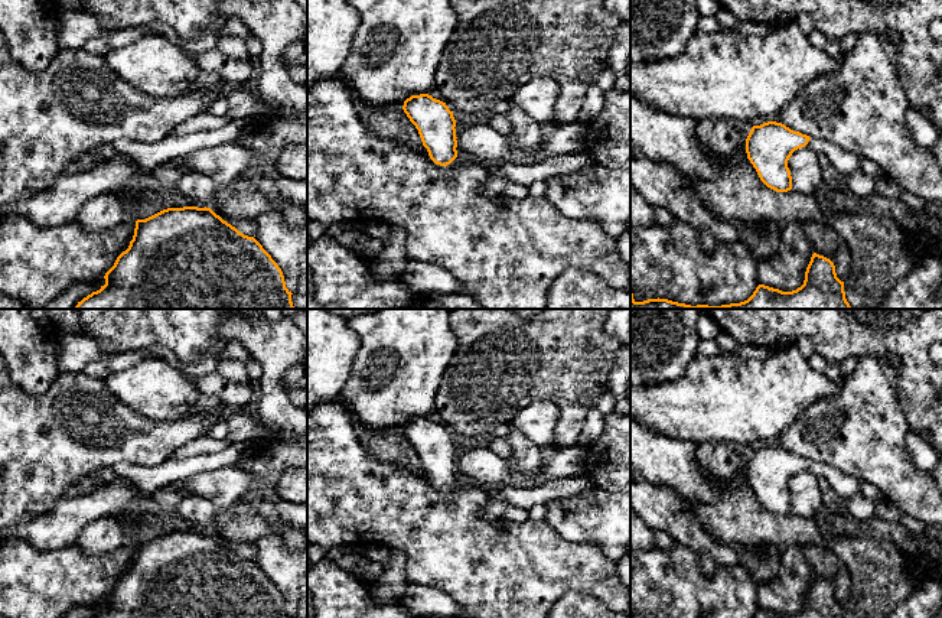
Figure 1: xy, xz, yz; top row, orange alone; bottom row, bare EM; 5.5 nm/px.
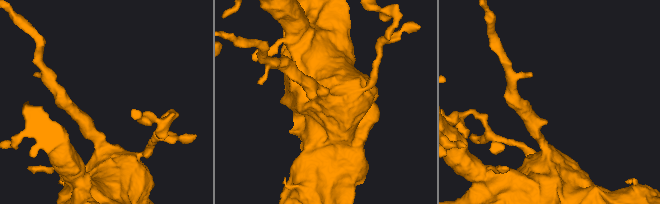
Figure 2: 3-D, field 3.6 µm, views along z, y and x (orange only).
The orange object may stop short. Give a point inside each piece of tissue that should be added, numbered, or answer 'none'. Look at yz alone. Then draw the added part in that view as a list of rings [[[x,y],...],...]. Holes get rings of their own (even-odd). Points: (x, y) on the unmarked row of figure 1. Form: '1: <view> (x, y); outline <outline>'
1: yz (847, 485); outline [[[811,462],[806,471],[814,474],[818,479],[825,479],[832,487],[832,489],[845,500],[860,494],[863,481],[854,475],[844,474],[831,465]]]

